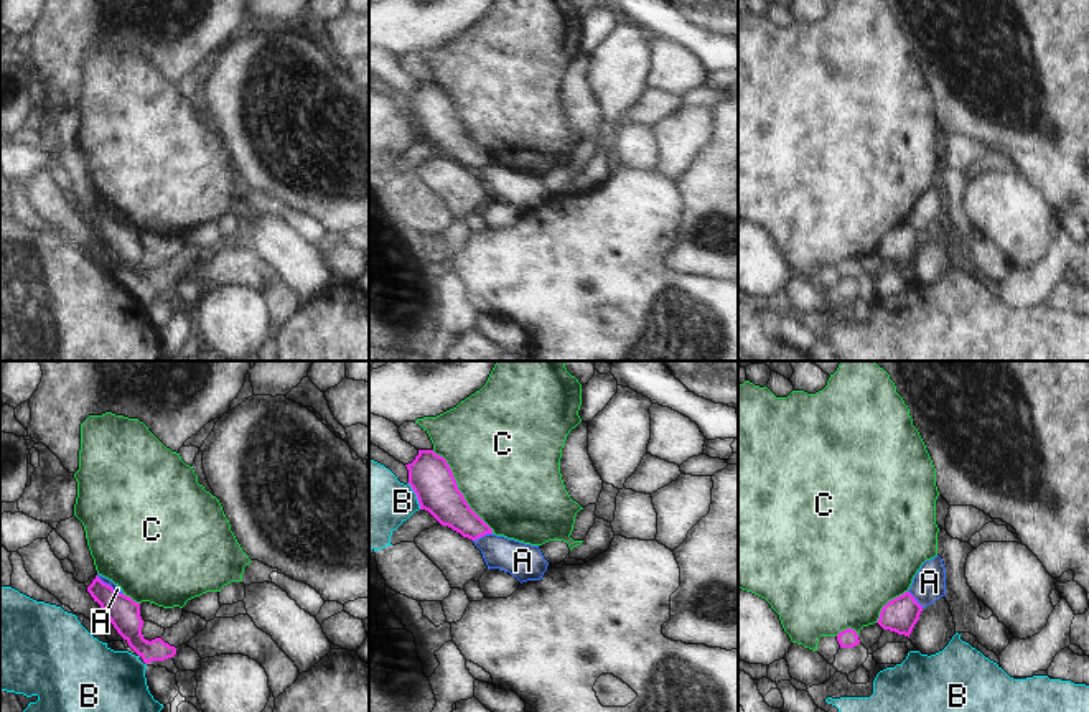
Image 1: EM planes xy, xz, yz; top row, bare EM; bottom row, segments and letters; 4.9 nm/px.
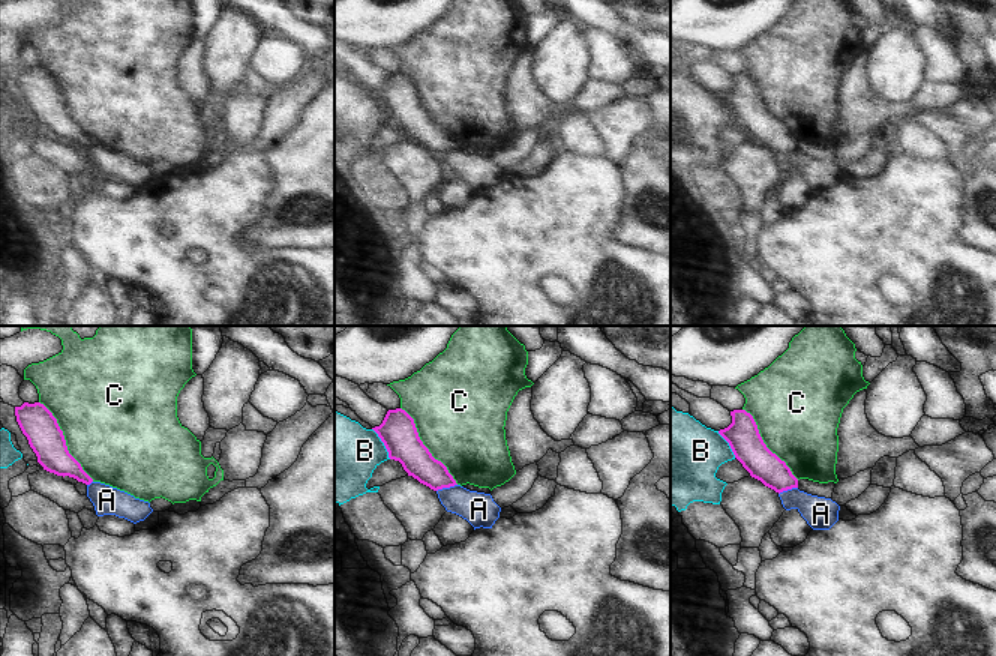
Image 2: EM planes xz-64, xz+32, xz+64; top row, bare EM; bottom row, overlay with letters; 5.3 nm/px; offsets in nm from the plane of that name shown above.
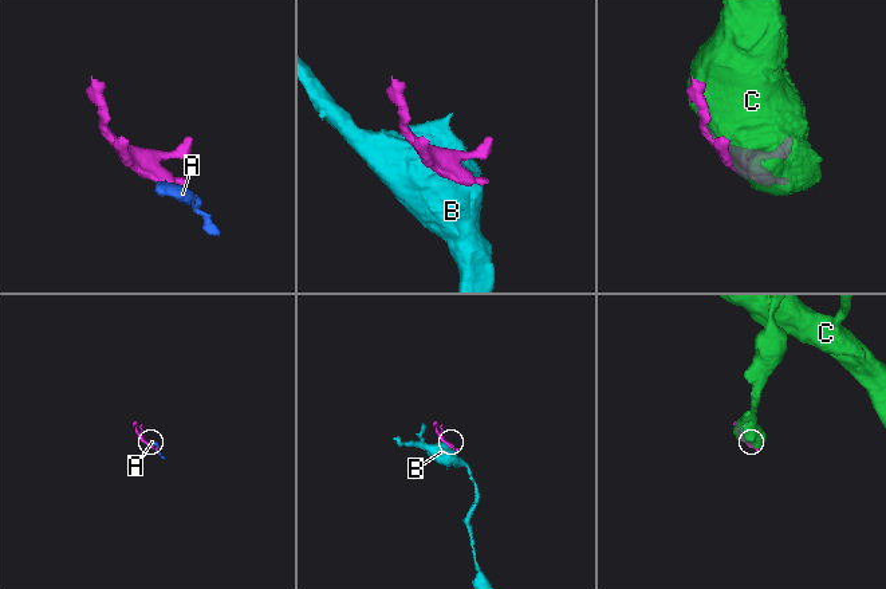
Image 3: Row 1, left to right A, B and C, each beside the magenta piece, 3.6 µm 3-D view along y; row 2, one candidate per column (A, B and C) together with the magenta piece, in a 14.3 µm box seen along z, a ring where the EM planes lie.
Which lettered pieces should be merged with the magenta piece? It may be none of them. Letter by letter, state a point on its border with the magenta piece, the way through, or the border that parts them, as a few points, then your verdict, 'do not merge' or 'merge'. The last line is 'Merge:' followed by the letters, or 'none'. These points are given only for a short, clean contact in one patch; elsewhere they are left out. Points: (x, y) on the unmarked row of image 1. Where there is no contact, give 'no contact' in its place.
A: contact xz (481, 167); border xz (491, 163), (473, 172); do not merge
B: contact xz (417, 127); border xz (407, 114), (420, 139); do not merge
C: contact xz (458, 121); do not merge
Merge: none

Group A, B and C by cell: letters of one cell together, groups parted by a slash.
A / B / C

